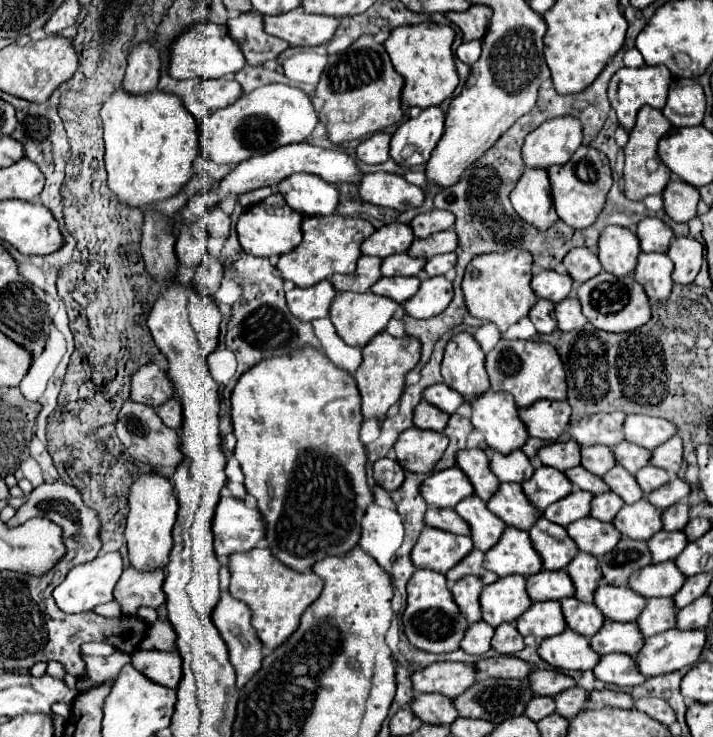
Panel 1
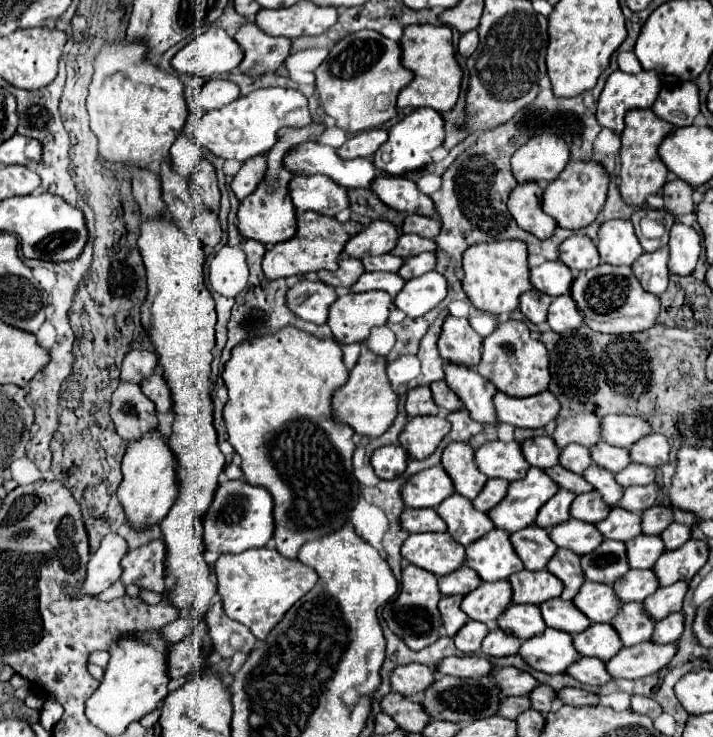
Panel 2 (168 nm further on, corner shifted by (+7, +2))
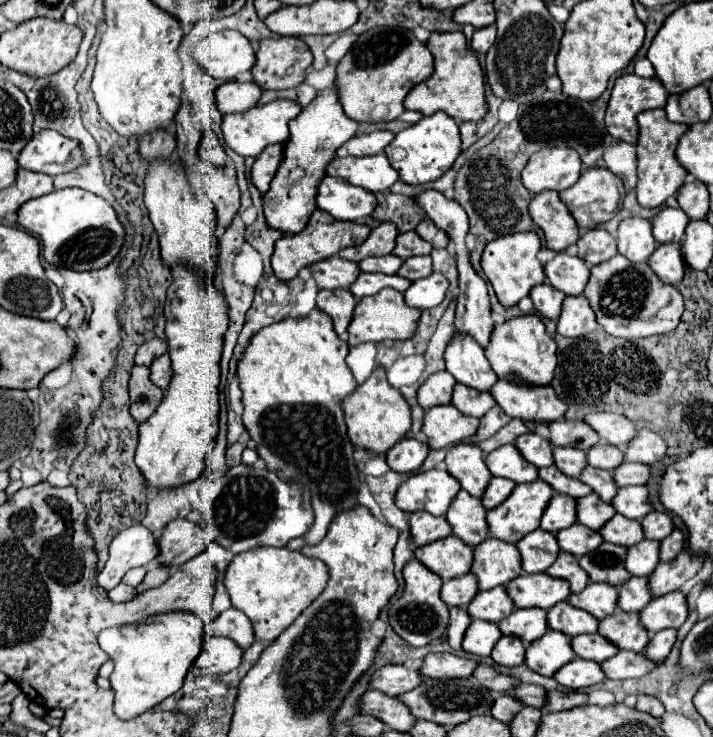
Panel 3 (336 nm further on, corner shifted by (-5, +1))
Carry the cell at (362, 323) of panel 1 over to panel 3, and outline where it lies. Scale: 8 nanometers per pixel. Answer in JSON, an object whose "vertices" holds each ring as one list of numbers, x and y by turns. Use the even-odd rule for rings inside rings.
{"vertices":[[382,289,382,291,378,291,372,297,364,297,356,305,352,323,348,327,348,345,360,345,360,343,366,343,366,341,380,343,380,341,386,341,386,339,392,339,392,341,412,339,414,333,416,333,420,315,422,315,420,309,408,307,404,303,404,297,402,297,400,291,396,291,396,289]]}

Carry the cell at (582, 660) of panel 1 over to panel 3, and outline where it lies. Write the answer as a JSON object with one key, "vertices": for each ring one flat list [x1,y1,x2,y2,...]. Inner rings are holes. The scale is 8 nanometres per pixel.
{"vertices":[[548,631,544,637,536,639,536,643,530,643,526,647,526,667,532,667,532,671,552,677,556,669,572,661,576,655,570,647,570,639,566,635,560,635,560,631]]}

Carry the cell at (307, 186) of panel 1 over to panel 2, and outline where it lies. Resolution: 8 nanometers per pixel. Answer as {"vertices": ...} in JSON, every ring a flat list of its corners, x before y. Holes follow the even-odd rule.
{"vertices":[[322,174,314,176,294,176,290,180,290,198,298,212,312,210,324,216,336,216,340,210,348,206,346,190,336,186,330,178]]}

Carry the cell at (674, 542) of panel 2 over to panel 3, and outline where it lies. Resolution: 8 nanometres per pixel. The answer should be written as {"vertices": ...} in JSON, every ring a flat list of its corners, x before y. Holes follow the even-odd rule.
{"vertices":[[674,529,666,539,660,541,660,561,672,561,684,549,684,535]]}

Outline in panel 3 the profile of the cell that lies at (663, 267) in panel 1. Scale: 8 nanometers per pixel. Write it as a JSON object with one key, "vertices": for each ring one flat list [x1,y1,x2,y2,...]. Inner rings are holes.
{"vertices":[[662,243,650,255,650,267,668,285,678,285,684,277,686,263,680,253,680,243]]}

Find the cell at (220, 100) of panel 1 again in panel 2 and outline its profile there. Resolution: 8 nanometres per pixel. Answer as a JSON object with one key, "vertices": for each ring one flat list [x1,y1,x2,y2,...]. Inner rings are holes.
{"vertices":[[214,78,214,80,206,80,202,84,196,102,204,112,208,112,208,110,234,102,238,96,240,96,240,90,234,82,224,80,224,78]]}

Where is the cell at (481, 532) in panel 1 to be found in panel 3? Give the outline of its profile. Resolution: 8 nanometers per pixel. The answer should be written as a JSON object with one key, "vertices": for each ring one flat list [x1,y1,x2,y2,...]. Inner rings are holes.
{"vertices":[[458,491,458,495,452,499,446,519,452,533,470,547,476,547,488,537,486,509,482,507,480,499,468,495,466,491]]}

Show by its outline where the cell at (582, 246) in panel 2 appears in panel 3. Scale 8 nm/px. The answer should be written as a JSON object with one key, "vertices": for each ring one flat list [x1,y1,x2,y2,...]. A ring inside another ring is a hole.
{"vertices":[[602,227,584,231,578,239,578,257,582,257,588,265,598,265,616,255,616,239]]}

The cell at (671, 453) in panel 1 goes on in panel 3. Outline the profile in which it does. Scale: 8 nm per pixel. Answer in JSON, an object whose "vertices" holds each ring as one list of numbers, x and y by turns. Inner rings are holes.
{"vertices":[[640,429,636,437,626,445,624,449,624,461,638,461,646,465,658,463,666,453,666,443,660,435,654,435,654,431]]}

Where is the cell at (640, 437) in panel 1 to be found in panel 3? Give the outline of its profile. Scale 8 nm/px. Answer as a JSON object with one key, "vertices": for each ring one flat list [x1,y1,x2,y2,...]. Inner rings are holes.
{"vertices":[[592,413,584,421,598,433,598,437,614,447,624,447,636,435,636,427,630,419,616,413]]}

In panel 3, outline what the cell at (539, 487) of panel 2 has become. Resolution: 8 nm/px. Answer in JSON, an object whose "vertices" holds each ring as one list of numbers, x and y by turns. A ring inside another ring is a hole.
{"vertices":[[540,479,516,485,500,507,488,511,490,535,506,543,518,543,524,535,540,527,540,517,552,495,552,489]]}

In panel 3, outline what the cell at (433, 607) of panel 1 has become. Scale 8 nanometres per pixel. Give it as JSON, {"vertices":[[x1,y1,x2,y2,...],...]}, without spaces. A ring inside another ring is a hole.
{"vertices":[[412,559,404,569,402,569,402,577,404,577,404,591,400,595,400,599,396,603,390,605,388,609,388,621,392,625,392,629,412,647,424,647,428,645,432,639,440,637,446,629,448,629,448,607,446,603,440,599,440,587,442,587,442,579,432,573,430,569,426,569,418,559]]}

